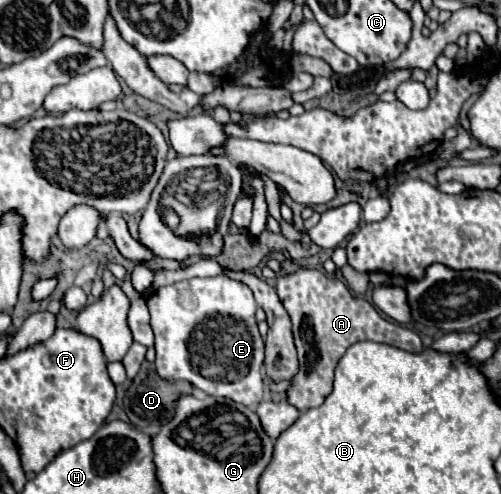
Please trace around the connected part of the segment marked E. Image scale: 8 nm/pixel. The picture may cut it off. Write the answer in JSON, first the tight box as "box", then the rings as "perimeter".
{"box":[148,276,264,406],"perimeter":[[[214,276],[214,278],[190,278],[190,280],[182,280],[182,282],[174,282],[174,284],[168,284],[168,286],[162,286],[158,288],[150,298],[148,298],[148,310],[150,310],[150,326],[154,330],[154,336],[156,336],[156,342],[154,342],[154,348],[156,348],[156,370],[160,374],[162,380],[168,380],[168,382],[176,382],[176,380],[186,380],[190,382],[194,388],[200,388],[204,390],[206,394],[210,396],[216,396],[216,398],[230,398],[238,404],[244,404],[244,406],[254,406],[258,402],[262,402],[264,398],[264,384],[262,384],[262,366],[264,366],[264,340],[258,332],[258,326],[256,326],[256,318],[254,318],[254,312],[256,312],[256,302],[254,302],[254,296],[252,296],[252,290],[236,280],[228,280],[228,276]]]}

